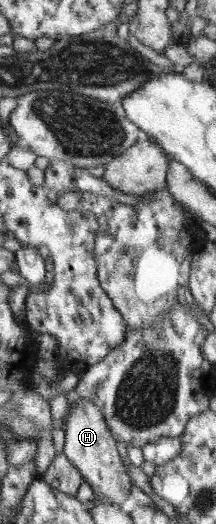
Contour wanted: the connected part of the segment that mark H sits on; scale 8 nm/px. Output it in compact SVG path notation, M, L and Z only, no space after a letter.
M92 401L76 404L68 416L63 454L78 470L95 496L110 500L110 504L124 504L130 496L132 481L118 453L118 444L101 409Z

